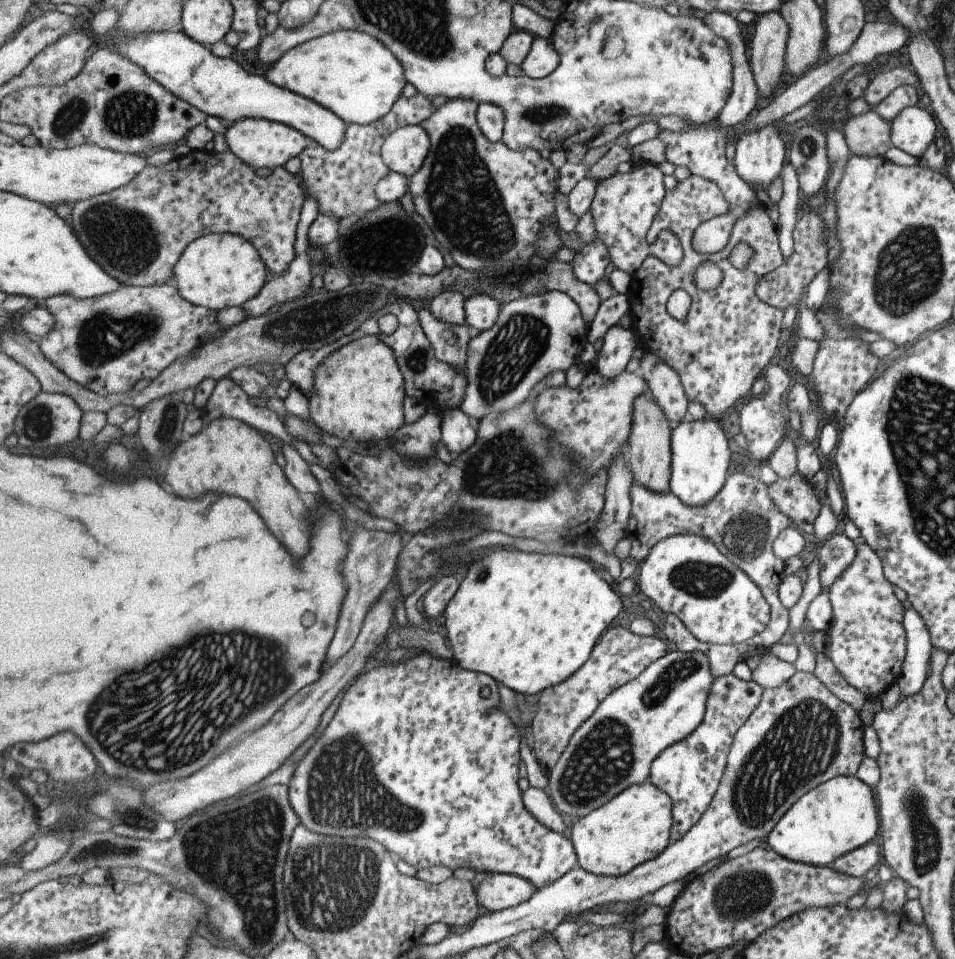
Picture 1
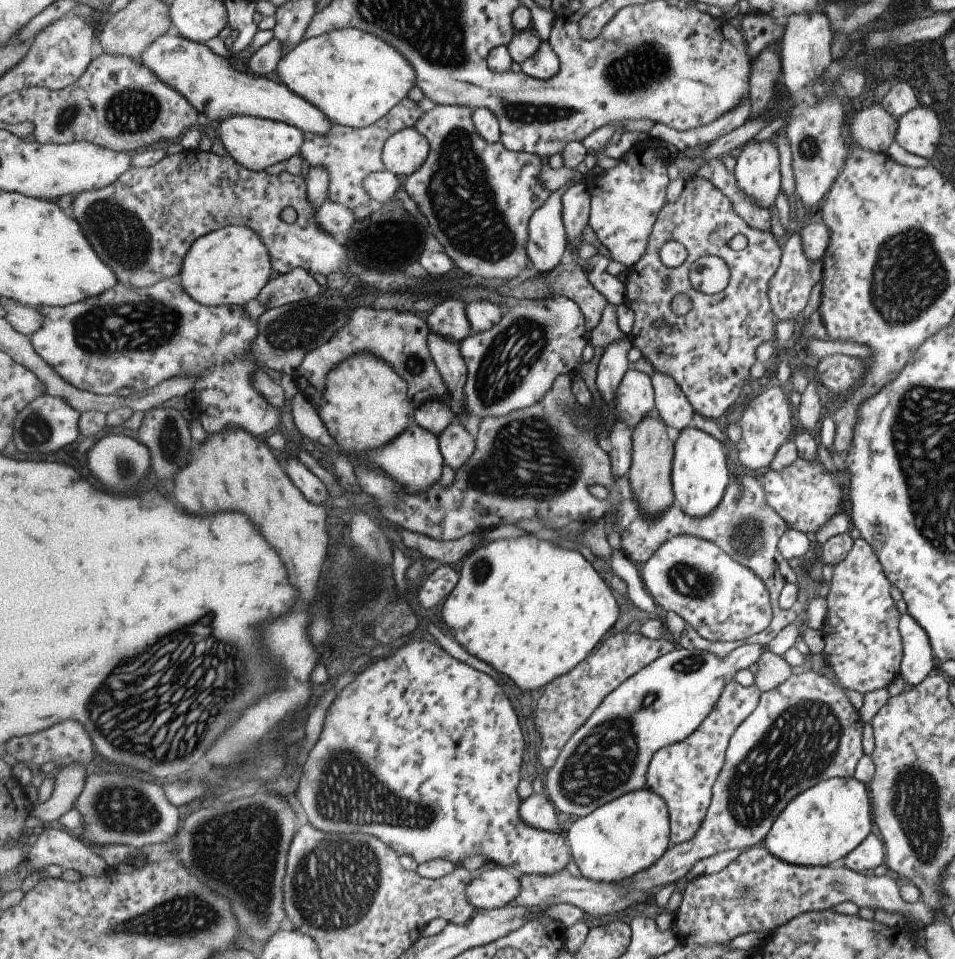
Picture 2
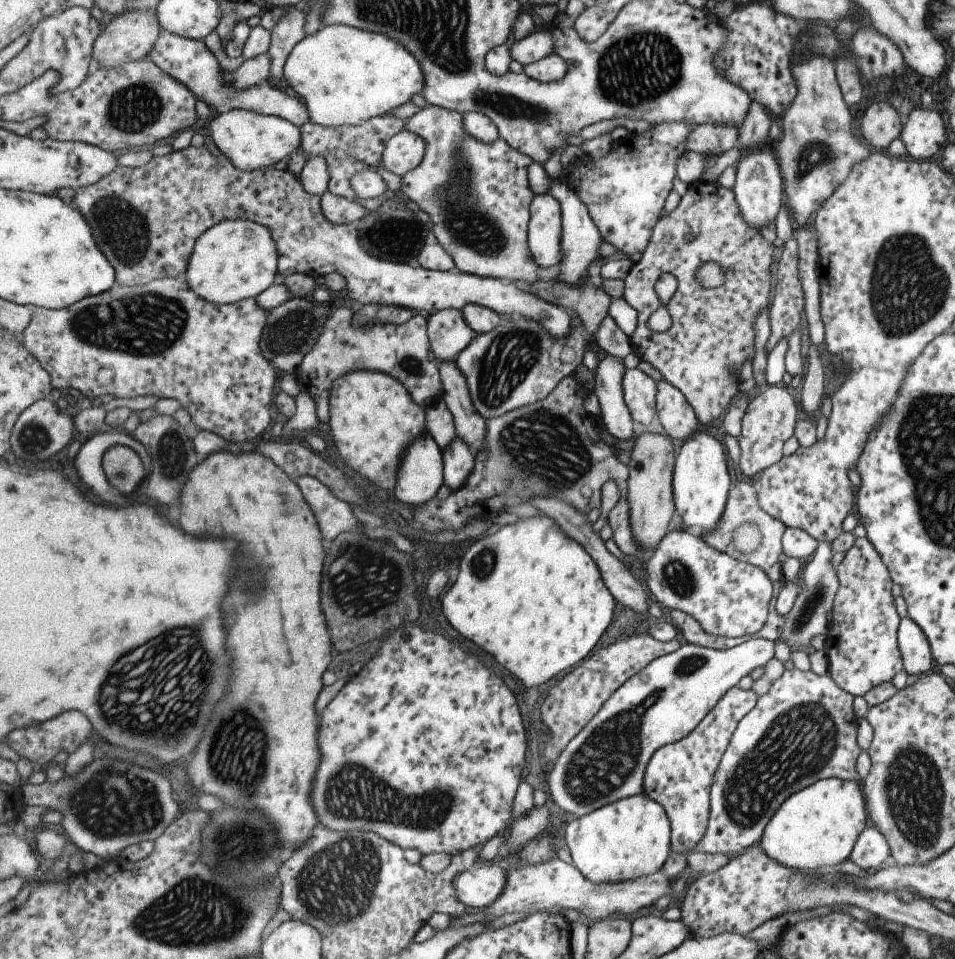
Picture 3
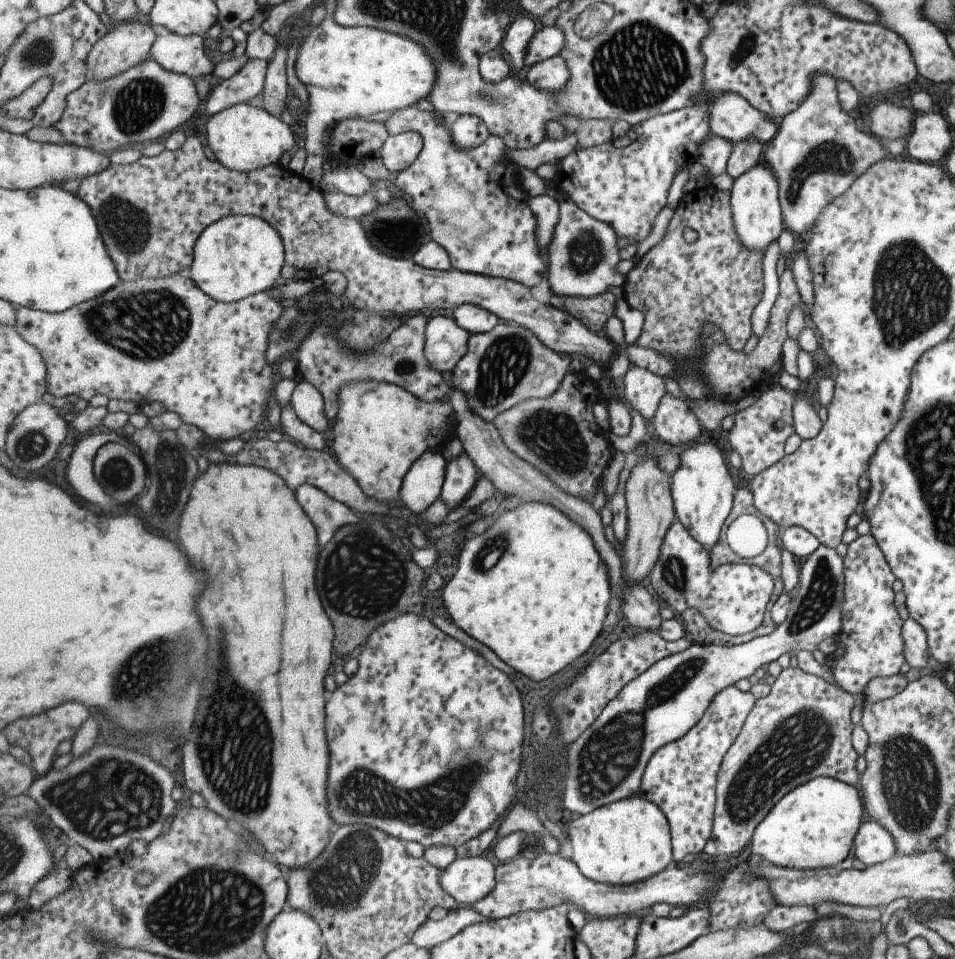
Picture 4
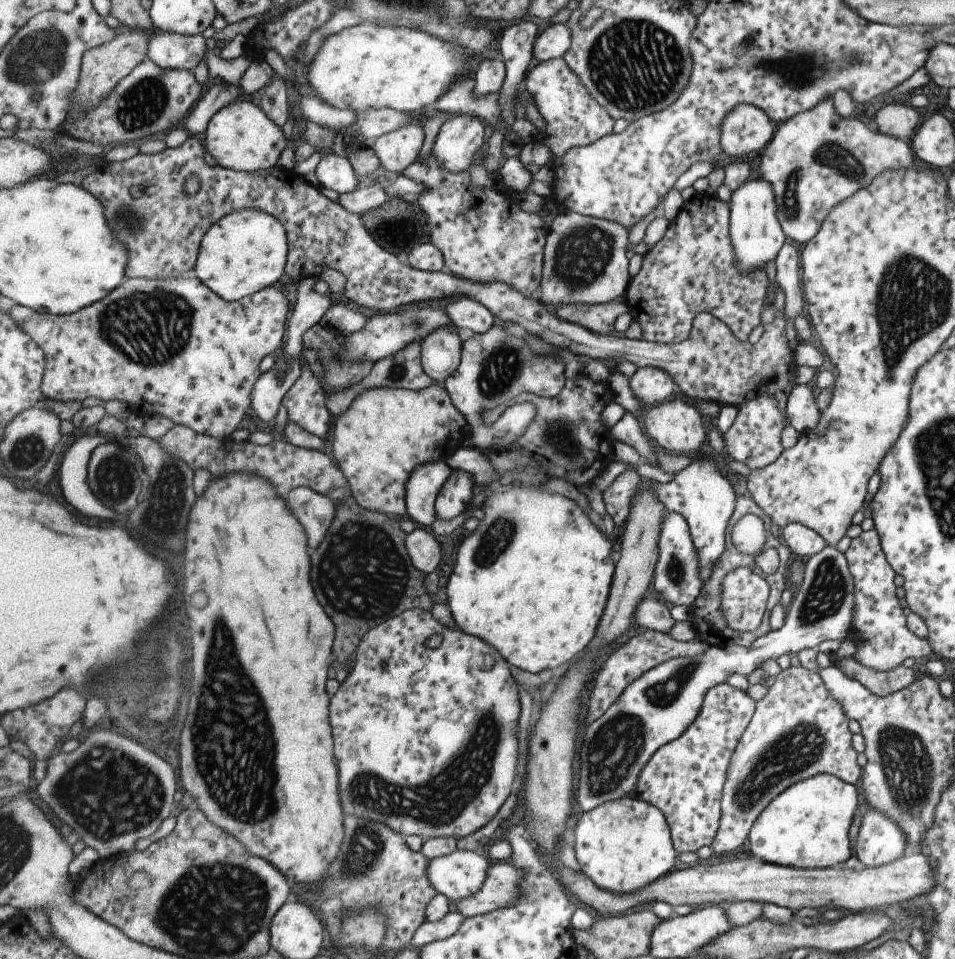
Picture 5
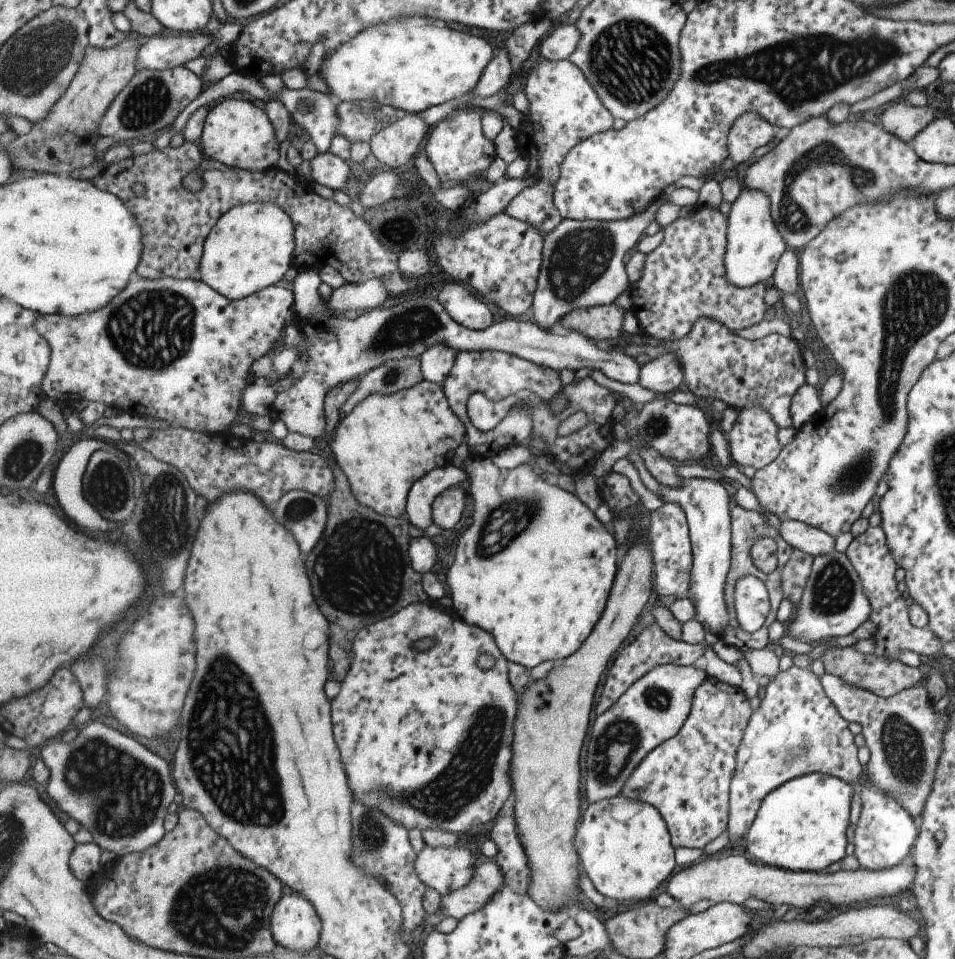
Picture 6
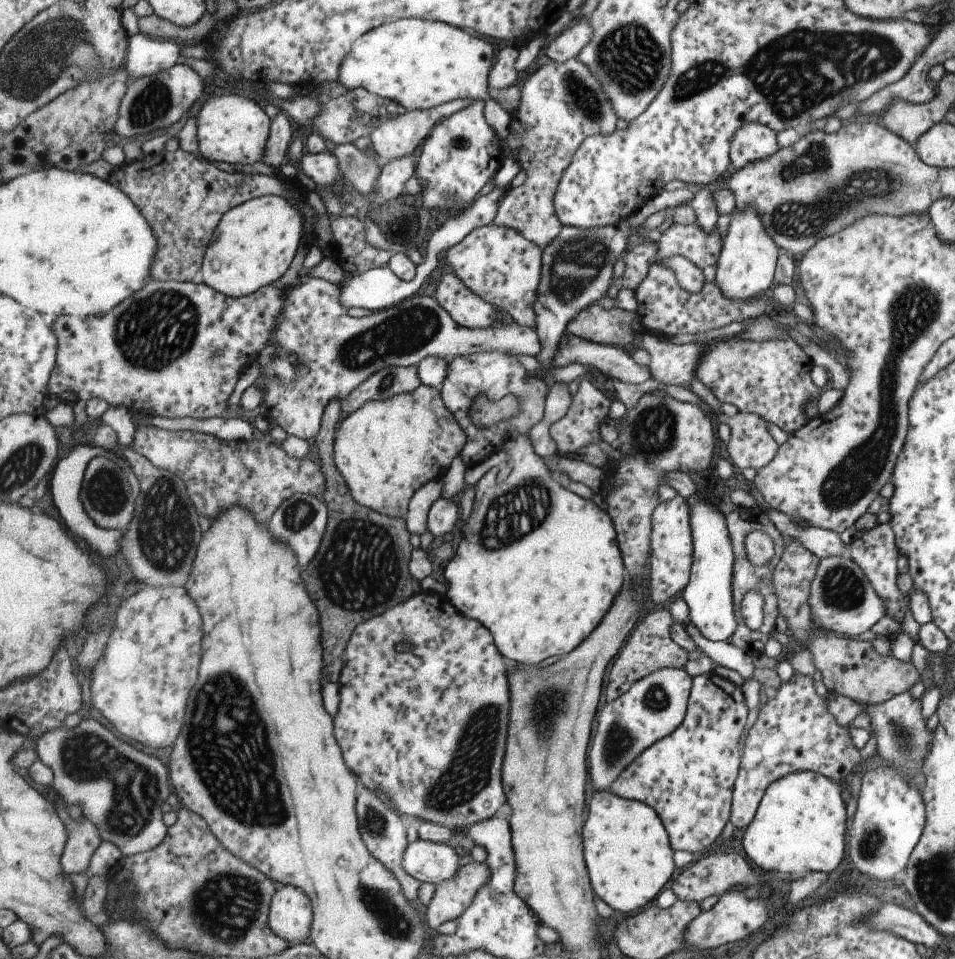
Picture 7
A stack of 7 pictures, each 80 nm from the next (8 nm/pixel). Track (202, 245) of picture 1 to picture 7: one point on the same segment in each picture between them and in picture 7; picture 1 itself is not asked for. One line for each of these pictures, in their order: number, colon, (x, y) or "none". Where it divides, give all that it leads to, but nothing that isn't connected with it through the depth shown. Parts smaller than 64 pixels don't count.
2: (230, 266)
3: (236, 260)
4: (240, 256)
5: (247, 251)
6: (251, 248)
7: (257, 241)

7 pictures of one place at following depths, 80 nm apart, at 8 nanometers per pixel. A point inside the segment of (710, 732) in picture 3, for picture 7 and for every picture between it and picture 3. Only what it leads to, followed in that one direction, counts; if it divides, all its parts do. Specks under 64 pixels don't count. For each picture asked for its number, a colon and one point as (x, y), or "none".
4: (680, 778)
5: (684, 779)
6: (687, 778)
7: (688, 777)

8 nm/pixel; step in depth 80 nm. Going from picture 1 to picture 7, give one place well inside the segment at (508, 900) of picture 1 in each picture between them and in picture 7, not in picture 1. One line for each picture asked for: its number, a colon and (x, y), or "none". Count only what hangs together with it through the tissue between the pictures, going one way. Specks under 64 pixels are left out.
2: (499, 887)
3: (481, 886)
4: (468, 879)
5: (461, 874)
6: (446, 870)
7: (429, 862)

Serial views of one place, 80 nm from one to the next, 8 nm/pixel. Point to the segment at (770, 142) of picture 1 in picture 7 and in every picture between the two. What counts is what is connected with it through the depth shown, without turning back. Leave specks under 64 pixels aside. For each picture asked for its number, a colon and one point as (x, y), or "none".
2: (756, 169)
3: (758, 187)
4: (756, 217)
5: (756, 236)
6: (754, 245)
7: (746, 265)

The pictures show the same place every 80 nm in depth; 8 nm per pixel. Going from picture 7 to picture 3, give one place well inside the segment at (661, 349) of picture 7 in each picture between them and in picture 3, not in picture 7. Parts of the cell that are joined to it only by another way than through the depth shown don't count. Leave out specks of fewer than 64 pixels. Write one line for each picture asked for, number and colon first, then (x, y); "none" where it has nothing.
3: (640, 390)
4: (645, 390)
5: (652, 386)
6: (664, 376)

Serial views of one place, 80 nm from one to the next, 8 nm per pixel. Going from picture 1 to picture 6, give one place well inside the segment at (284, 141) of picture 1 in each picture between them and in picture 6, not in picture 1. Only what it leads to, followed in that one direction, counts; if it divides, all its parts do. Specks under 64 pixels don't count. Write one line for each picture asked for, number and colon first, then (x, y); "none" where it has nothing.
2: (257, 143)
3: (253, 141)
4: (246, 138)
5: (242, 136)
6: (237, 133)

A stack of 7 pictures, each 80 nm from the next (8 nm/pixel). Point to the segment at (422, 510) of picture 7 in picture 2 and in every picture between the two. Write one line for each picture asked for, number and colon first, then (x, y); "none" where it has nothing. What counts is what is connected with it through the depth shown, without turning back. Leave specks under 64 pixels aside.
2: (416, 461)
3: (422, 473)
4: (423, 484)
5: (423, 489)
6: (420, 506)

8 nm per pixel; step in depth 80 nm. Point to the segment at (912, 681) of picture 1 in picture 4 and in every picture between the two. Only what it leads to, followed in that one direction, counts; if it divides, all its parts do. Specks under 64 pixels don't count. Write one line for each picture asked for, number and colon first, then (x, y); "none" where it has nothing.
2: (917, 661)
3: (916, 658)
4: (914, 639)

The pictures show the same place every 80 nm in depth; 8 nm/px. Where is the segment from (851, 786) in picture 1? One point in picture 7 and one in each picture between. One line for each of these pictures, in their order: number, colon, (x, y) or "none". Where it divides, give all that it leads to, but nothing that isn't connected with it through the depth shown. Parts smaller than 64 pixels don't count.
2: (822, 824)
3: (814, 829)
4: (813, 826)
5: (805, 826)
6: (800, 826)
7: (799, 825)

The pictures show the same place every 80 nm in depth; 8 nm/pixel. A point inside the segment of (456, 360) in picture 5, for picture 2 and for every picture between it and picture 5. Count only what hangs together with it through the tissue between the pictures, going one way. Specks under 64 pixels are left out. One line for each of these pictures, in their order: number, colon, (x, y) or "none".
2: (450, 317)
3: (450, 334)
4: (446, 342)

